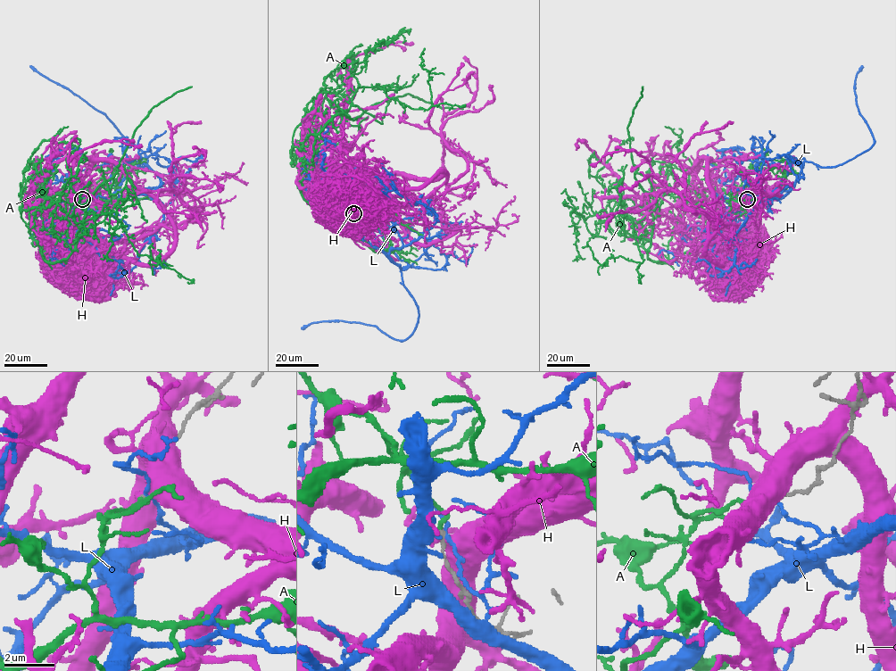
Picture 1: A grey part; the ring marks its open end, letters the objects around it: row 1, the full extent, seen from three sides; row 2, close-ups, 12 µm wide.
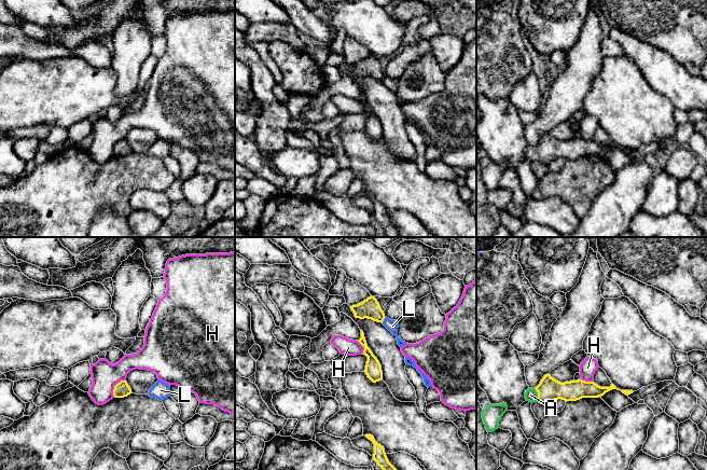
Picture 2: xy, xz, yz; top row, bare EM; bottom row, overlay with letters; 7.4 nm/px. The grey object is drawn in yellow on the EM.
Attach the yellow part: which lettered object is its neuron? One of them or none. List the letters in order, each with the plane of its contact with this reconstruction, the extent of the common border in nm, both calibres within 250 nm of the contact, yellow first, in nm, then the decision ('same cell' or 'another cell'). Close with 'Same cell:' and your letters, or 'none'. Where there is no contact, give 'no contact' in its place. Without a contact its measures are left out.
A: yz | 110 nm | 170/90 nm | same cell
H: xy | 160 nm | 120/200 nm | another cell
L: xz | 50 nm | 150/90 nm | another cell
Same cell: A

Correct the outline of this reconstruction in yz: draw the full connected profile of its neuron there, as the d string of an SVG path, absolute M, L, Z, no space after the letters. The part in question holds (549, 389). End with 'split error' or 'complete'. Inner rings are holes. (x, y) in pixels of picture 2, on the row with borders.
M546 374L536 388L528 388L525 392L526 401L531 403L539 402L545 406L558 399L577 401L582 398L598 398L606 392L618 389L613 384L610 387L600 387L594 382L582 379L560 383Z; split error

